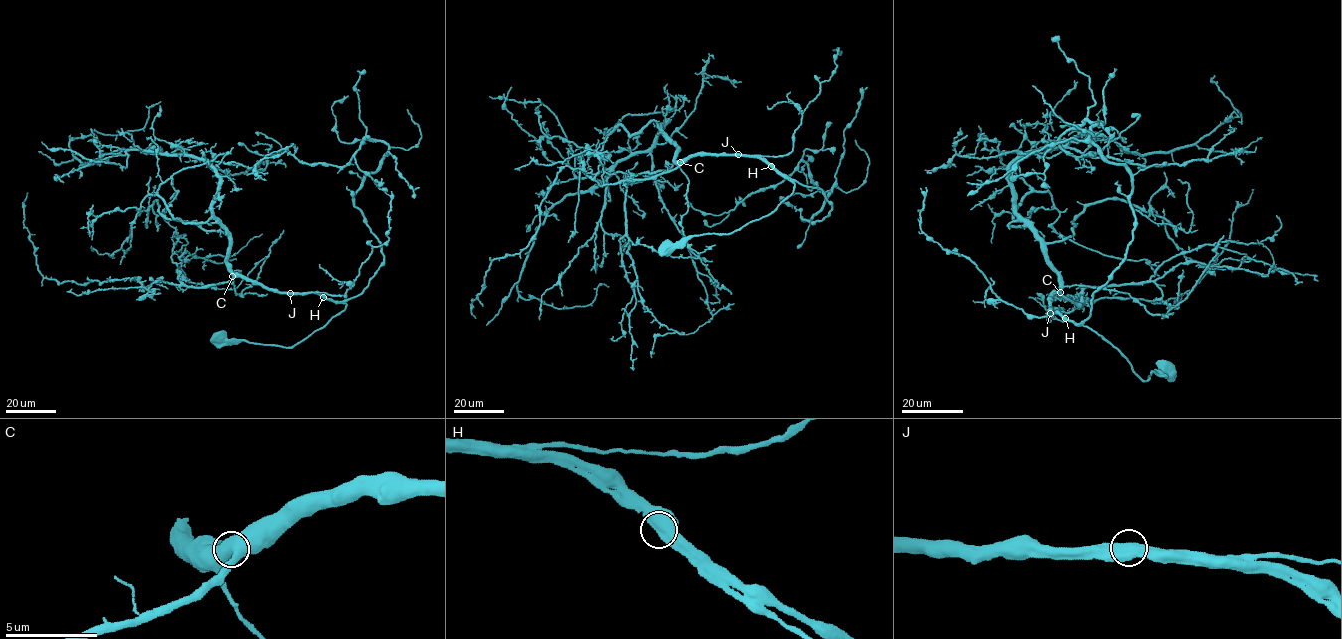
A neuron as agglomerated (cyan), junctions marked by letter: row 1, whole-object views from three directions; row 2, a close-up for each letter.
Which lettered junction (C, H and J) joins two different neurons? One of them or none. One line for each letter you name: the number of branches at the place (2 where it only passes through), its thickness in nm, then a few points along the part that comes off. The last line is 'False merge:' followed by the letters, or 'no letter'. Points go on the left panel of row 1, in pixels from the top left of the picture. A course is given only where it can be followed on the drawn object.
False merge: no letter

